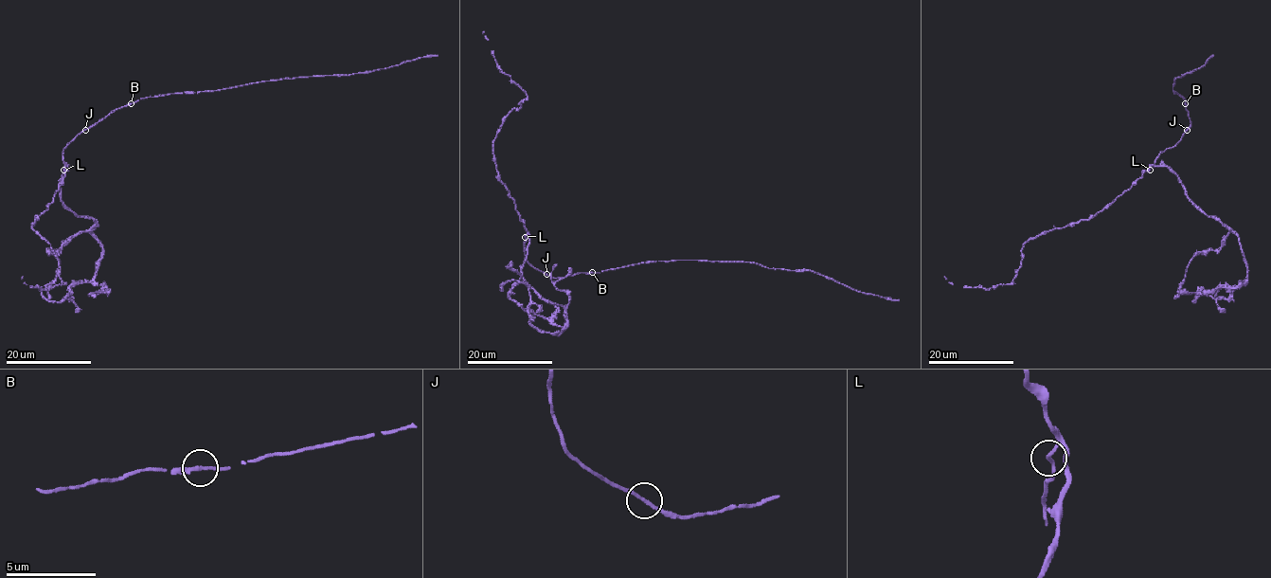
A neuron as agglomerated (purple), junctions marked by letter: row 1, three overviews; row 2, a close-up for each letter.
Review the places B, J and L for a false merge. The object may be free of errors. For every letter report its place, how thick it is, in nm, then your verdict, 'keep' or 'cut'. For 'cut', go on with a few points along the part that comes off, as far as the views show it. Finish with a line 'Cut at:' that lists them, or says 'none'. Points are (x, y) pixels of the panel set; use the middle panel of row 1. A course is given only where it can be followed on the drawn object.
B: place (592, 272); calibre 200 nm; keep
J: place (546, 274); calibre 170 nm; keep
L: place (525, 237); calibre 180 nm; keep
Cut at: none

